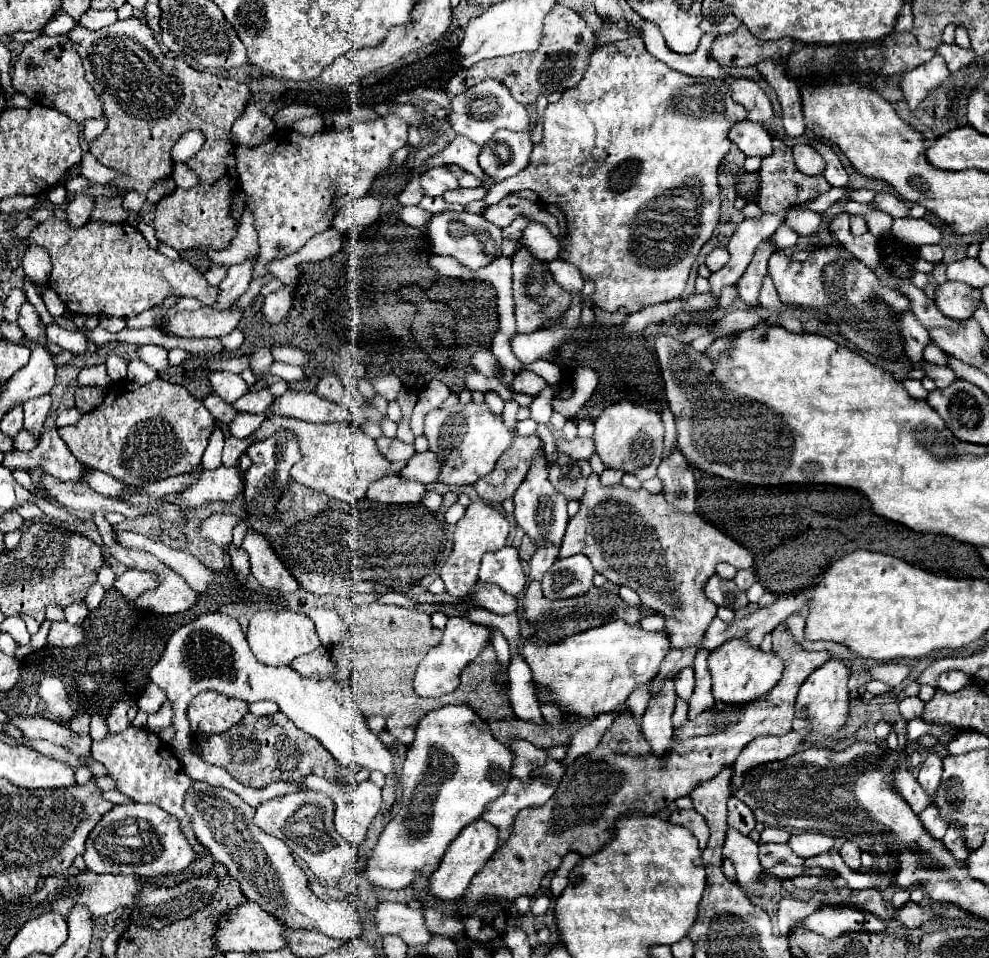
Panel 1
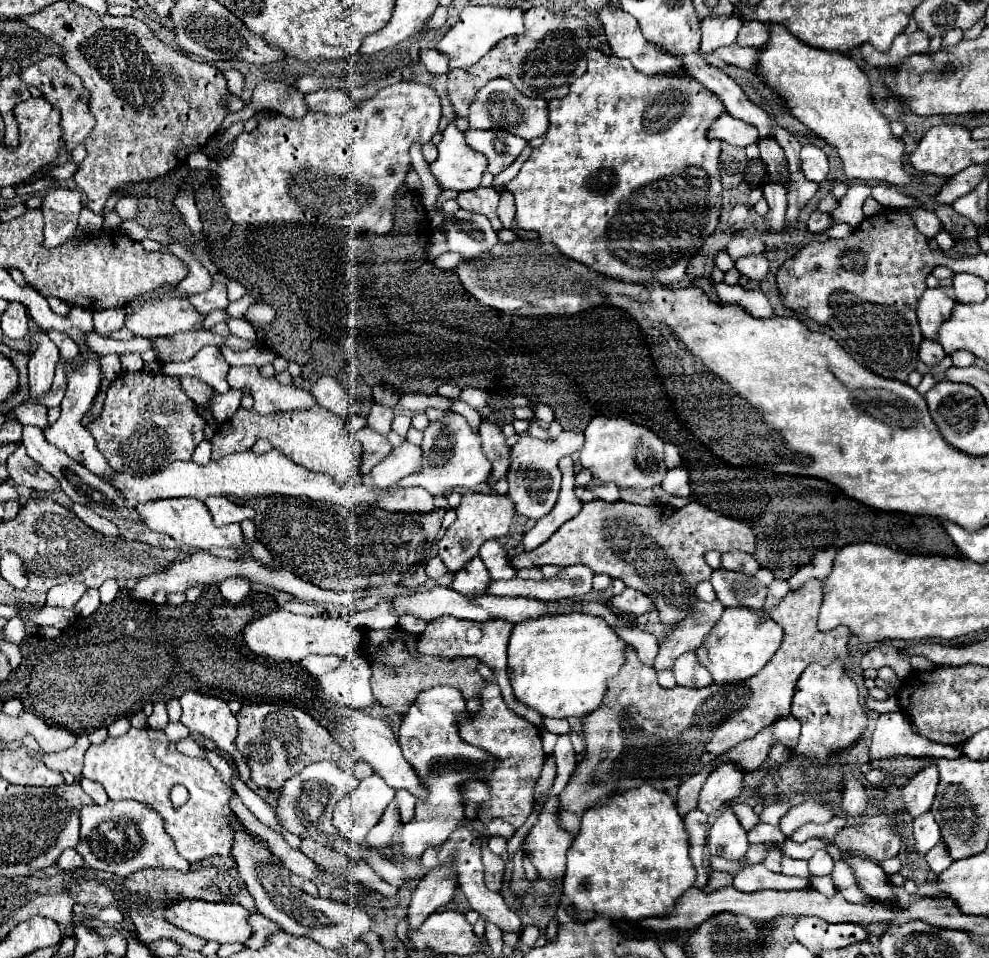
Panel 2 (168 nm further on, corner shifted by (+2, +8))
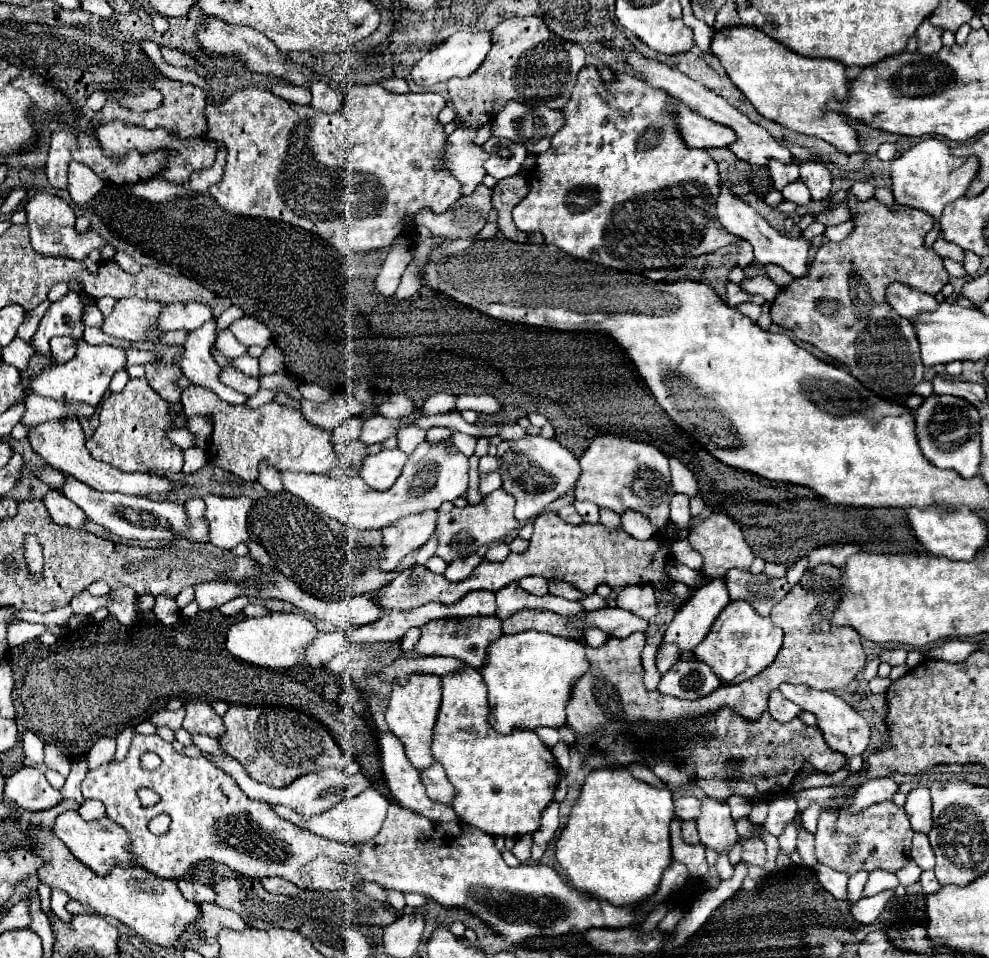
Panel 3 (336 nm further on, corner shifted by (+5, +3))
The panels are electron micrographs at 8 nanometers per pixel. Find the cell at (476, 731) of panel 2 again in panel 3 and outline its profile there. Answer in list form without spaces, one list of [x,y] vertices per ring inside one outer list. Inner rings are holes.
[[[462,664],[458,672],[442,676],[442,704],[434,724],[432,756],[444,766],[456,788],[452,808],[458,818],[490,836],[516,838],[540,828],[542,810],[554,800],[558,762],[532,730],[498,734],[488,724],[490,706],[482,676]]]

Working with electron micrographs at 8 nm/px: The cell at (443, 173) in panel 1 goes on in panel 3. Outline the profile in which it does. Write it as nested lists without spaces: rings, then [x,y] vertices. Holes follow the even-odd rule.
[[[458,126],[448,136],[448,148],[446,148],[446,166],[452,172],[454,178],[460,180],[462,192],[468,196],[476,186],[482,184],[486,170],[484,162],[488,160],[488,152],[484,152],[482,146],[474,144],[476,128],[462,128]]]

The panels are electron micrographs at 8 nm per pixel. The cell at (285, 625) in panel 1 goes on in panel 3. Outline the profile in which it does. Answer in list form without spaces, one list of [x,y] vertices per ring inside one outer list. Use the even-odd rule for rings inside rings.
[[[268,612],[262,618],[246,618],[230,626],[226,636],[226,648],[232,656],[264,668],[292,668],[302,662],[304,646],[316,638],[316,626],[300,614]]]

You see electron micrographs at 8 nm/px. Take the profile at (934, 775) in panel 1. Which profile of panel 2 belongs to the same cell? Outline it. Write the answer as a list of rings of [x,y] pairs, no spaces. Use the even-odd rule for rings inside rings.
[[[935,765],[925,767],[911,781],[907,781],[907,785],[903,787],[903,801],[909,815],[917,817],[931,809],[937,781],[939,781],[939,773]]]

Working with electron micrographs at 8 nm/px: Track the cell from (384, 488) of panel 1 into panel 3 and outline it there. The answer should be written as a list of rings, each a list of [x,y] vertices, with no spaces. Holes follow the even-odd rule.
[[[428,510],[418,516],[408,516],[392,528],[384,528],[382,530],[384,554],[380,554],[378,558],[380,568],[392,572],[406,554],[426,544],[428,538],[434,534],[436,516],[438,514],[434,510]]]

